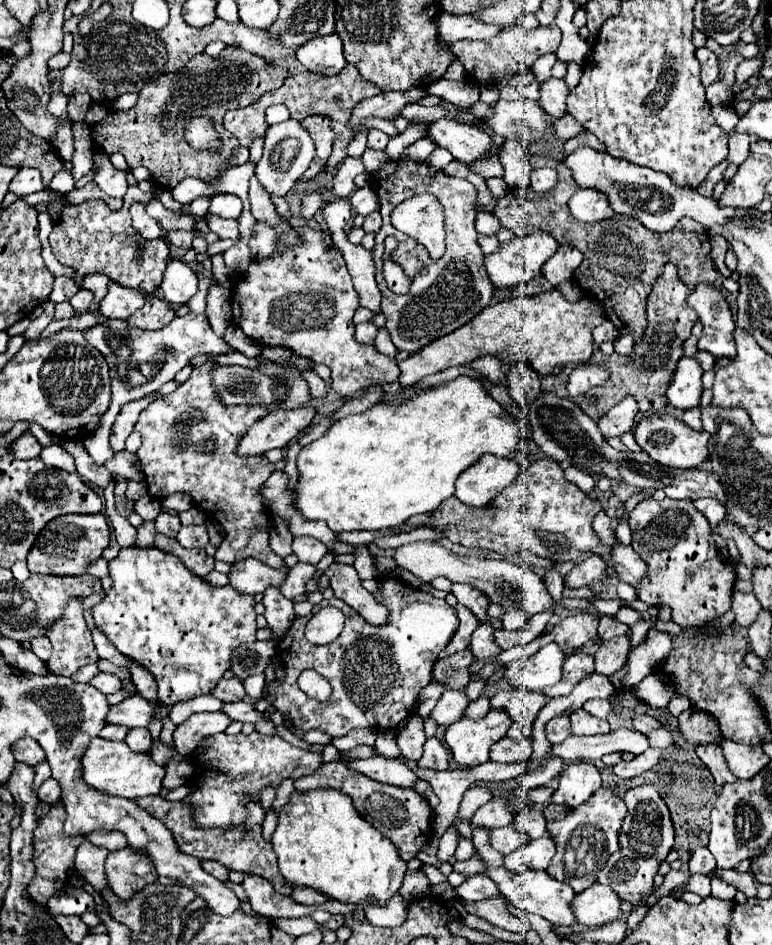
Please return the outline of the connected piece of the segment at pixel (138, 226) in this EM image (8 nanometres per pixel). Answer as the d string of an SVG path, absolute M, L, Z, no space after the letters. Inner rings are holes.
M132 204L130 206L130 214L132 214L132 228L144 238L144 240L154 240L160 238L164 232L160 230L160 226L156 224L156 220L152 216L146 214L146 208L142 204Z

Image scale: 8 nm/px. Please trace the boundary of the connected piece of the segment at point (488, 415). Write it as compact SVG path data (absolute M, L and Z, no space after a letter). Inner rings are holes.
M460 376L456 380L440 384L438 388L426 388L426 390L422 390L420 394L416 394L410 400L404 400L404 402L380 402L380 404L372 406L366 412L350 414L350 416L338 420L322 438L318 438L318 440L310 442L306 448L302 448L298 458L296 458L300 480L298 480L298 488L296 488L296 494L294 494L294 506L302 514L304 520L324 520L328 524L328 528L332 532L336 532L336 534L338 532L346 532L346 530L388 530L388 528L396 528L402 522L406 522L410 516L432 512L434 508L440 506L442 500L450 498L454 494L456 478L462 474L462 470L466 470L470 464L474 464L482 454L490 452L494 456L506 458L513 452L522 450L522 446L524 446L524 437L520 432L520 424L512 416L508 416L504 412L504 408L496 400L492 400L492 396L486 392L482 382L478 382L476 378Z

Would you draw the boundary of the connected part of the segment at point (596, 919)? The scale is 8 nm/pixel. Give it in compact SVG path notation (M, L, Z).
M594 882L586 892L580 892L572 900L572 912L578 924L584 926L604 926L608 922L620 920L622 900L612 892L610 886Z

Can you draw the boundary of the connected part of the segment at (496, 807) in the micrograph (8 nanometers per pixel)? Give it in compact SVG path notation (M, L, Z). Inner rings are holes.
M492 798L488 804L478 808L478 812L472 816L470 824L492 830L492 828L502 828L508 826L510 820L514 820L514 814L510 812L506 798Z

